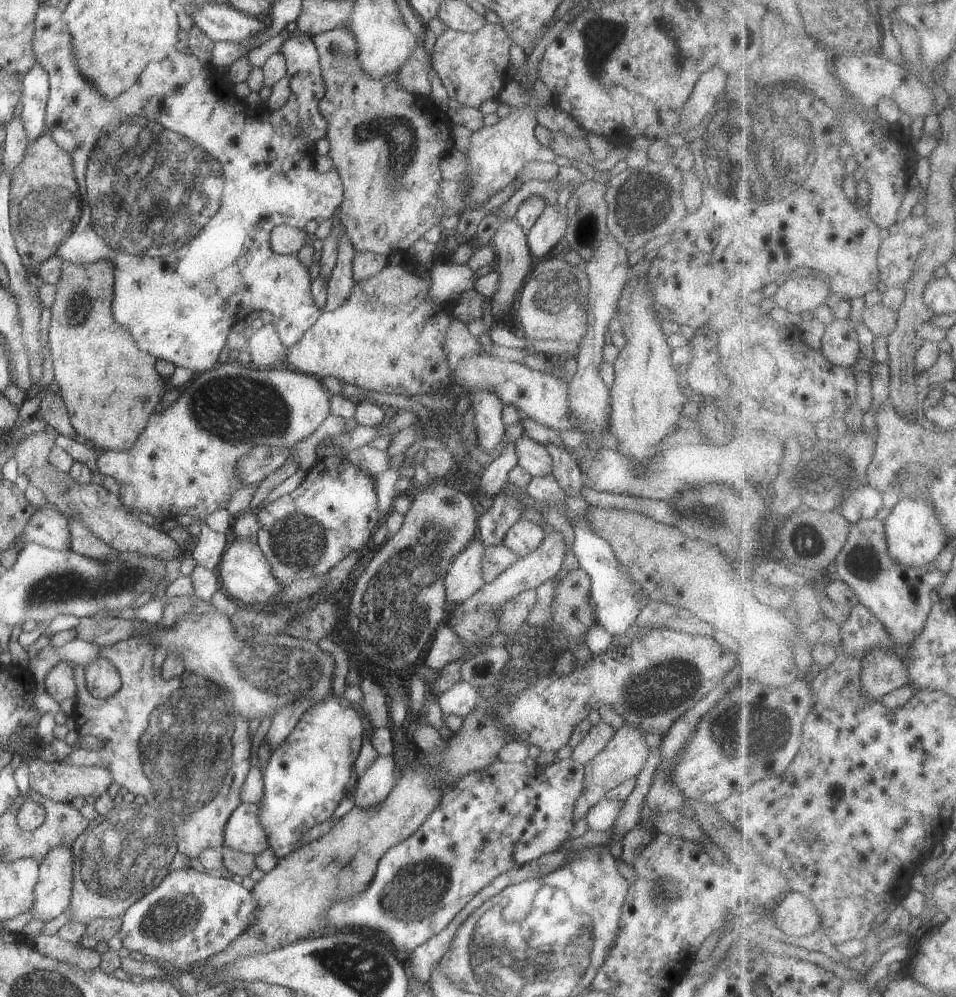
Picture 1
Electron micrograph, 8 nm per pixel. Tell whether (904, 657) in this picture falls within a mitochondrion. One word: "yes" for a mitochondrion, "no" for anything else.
no

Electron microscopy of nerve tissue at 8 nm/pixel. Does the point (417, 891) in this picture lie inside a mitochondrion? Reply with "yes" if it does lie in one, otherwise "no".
yes

